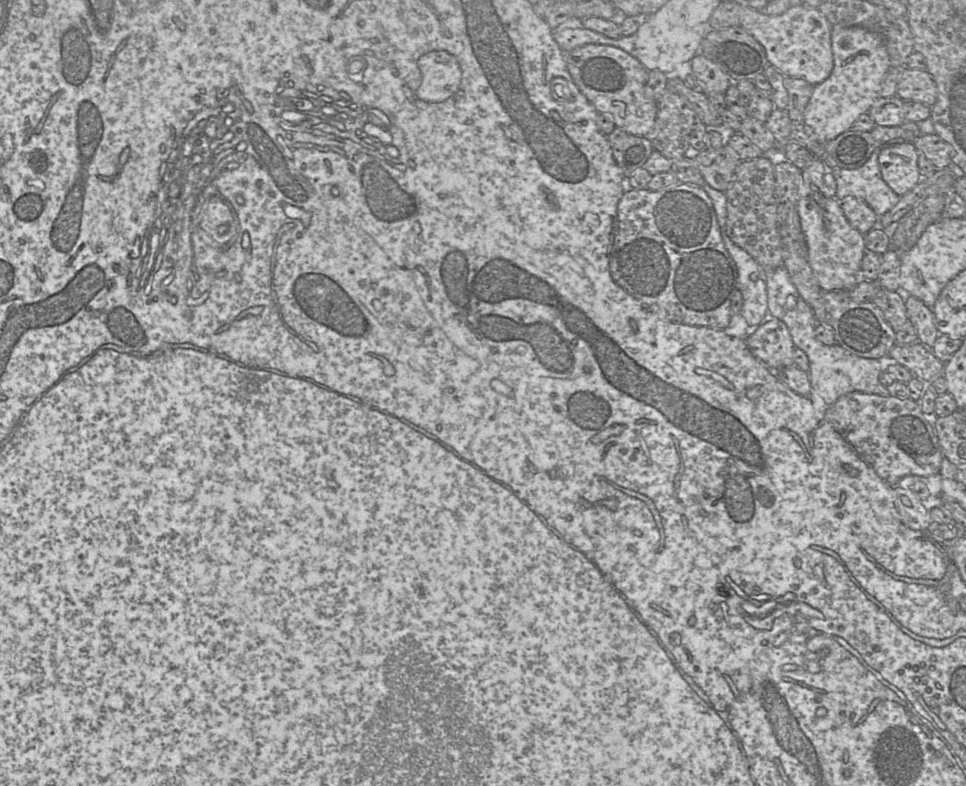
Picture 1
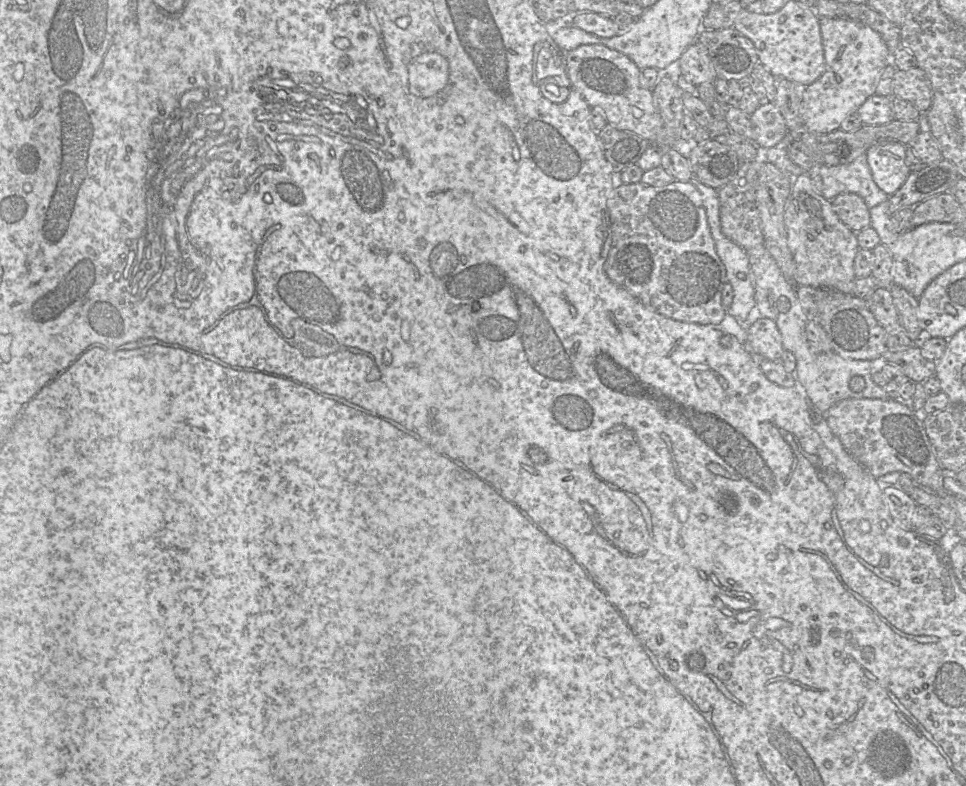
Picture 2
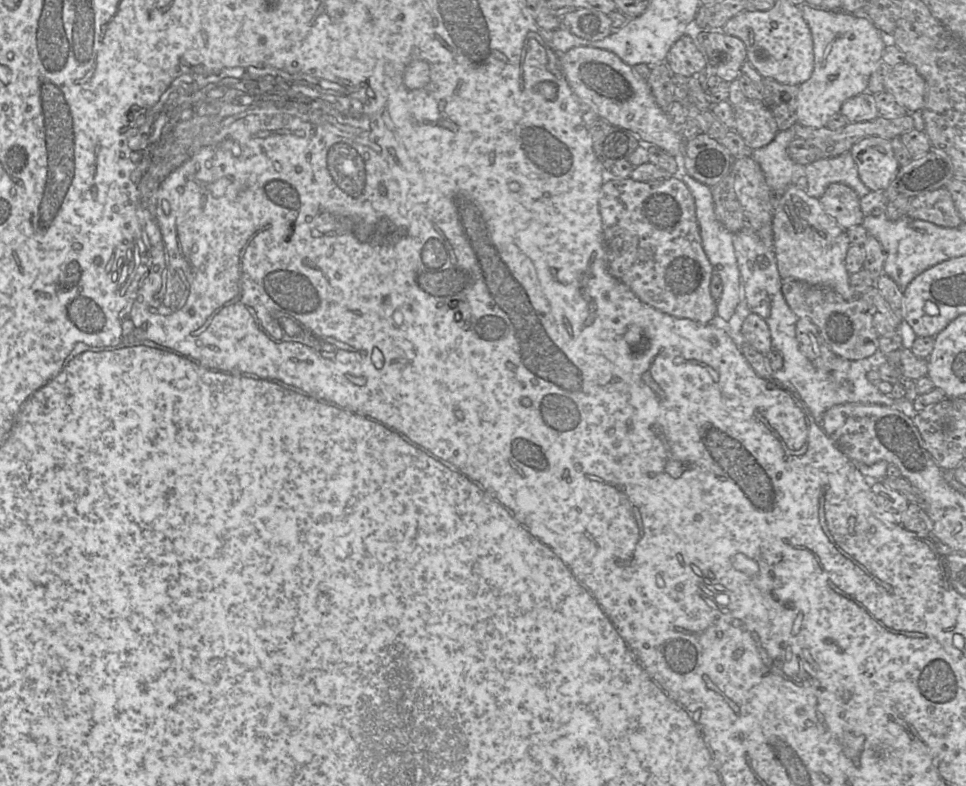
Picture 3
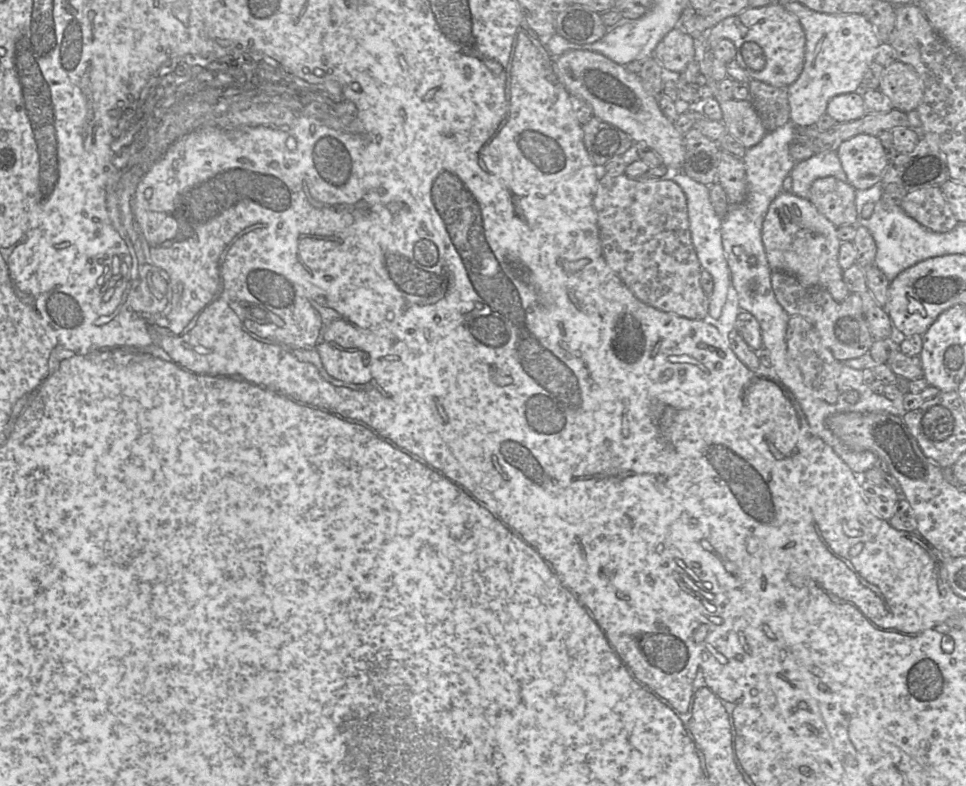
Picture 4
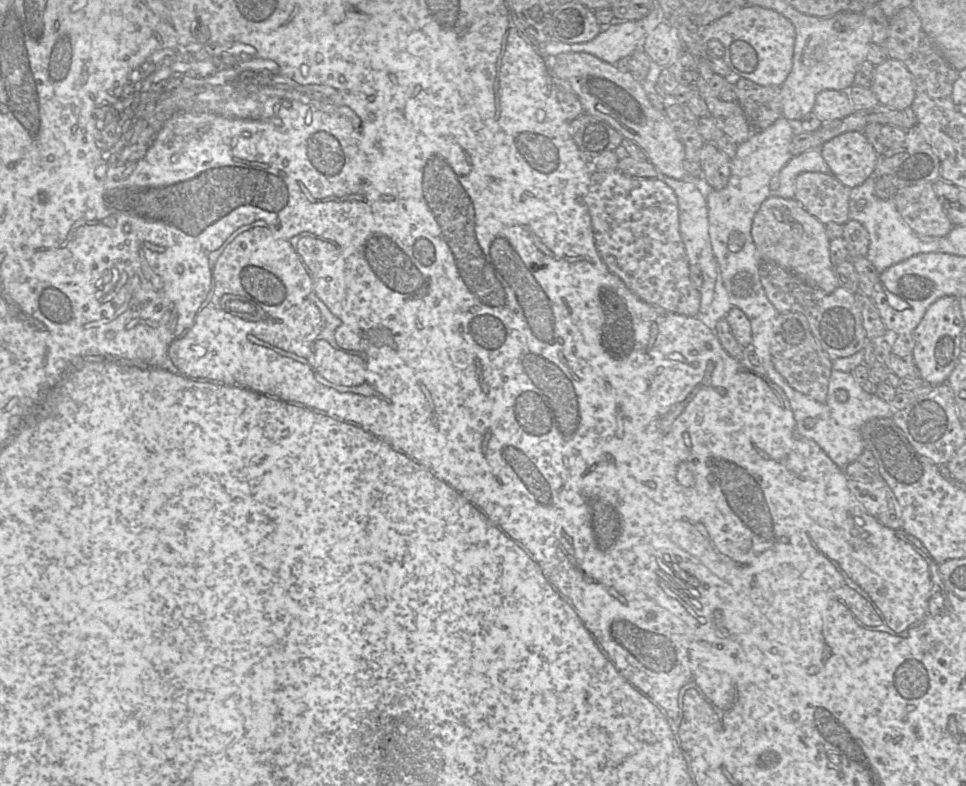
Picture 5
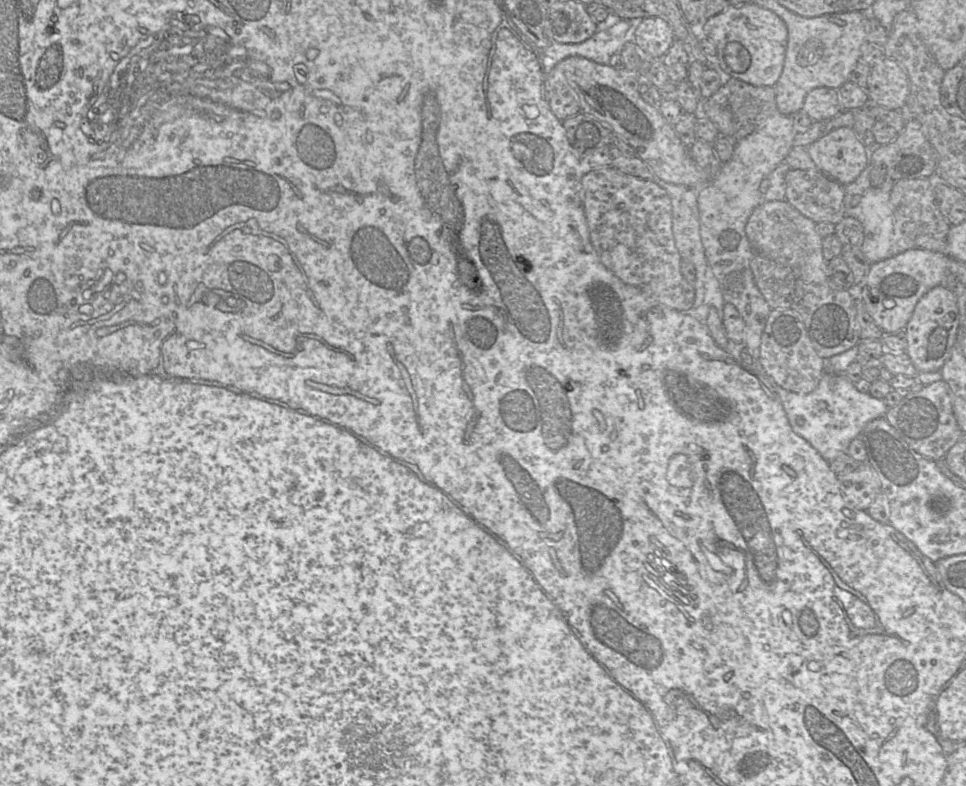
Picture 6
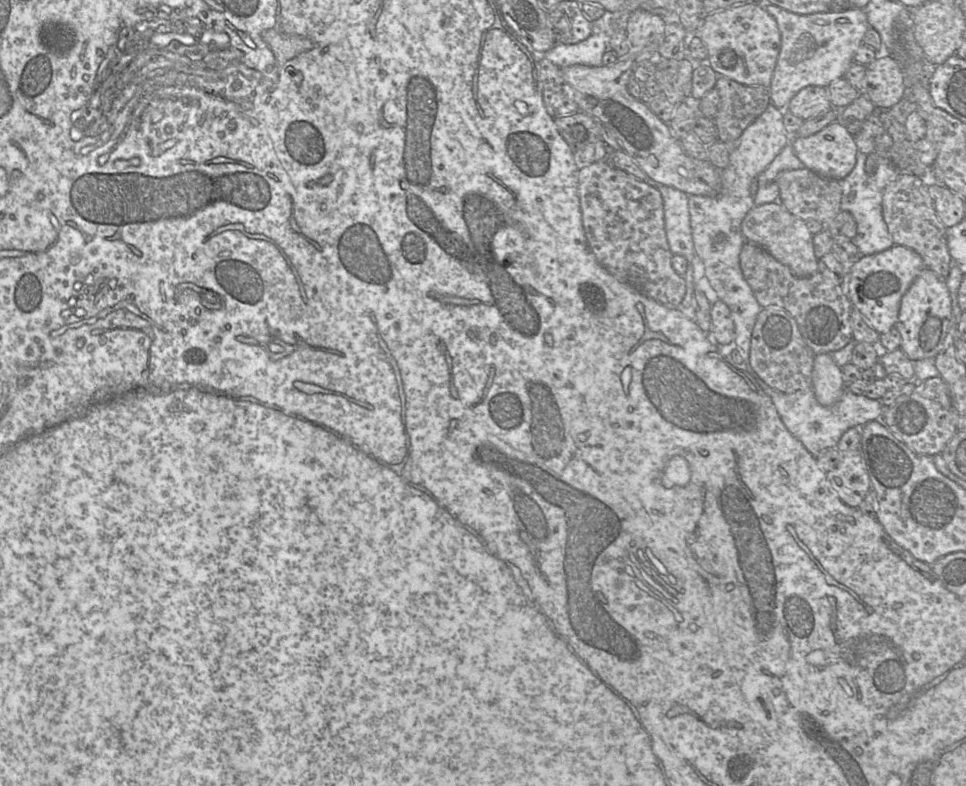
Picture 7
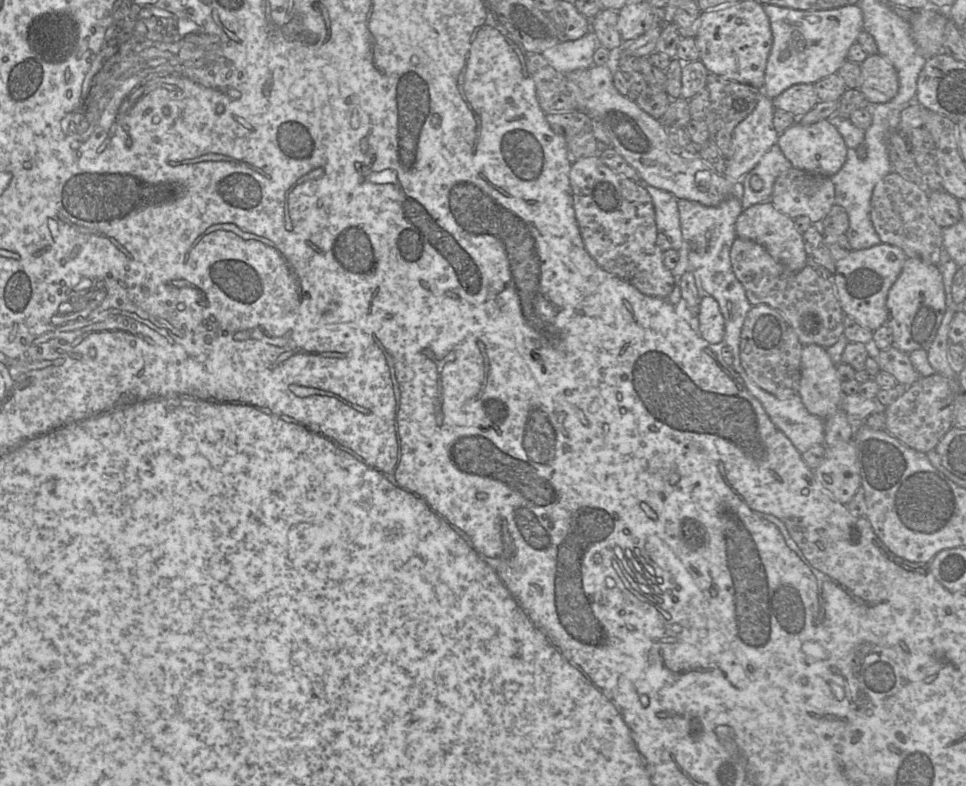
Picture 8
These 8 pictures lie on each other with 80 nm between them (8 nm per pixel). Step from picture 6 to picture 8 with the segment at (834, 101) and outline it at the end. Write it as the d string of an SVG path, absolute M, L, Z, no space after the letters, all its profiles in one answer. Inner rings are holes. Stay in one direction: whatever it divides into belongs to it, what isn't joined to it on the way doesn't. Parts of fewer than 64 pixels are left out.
M795 84L779 96L772 99L775 110L792 114L795 118L806 115L818 102L819 98L813 84Z

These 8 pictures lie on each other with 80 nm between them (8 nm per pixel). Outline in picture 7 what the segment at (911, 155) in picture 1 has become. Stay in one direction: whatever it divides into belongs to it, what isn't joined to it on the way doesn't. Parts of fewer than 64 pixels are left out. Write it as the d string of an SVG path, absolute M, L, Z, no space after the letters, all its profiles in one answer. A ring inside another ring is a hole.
M838 122L809 137L793 137L790 144L805 168L837 181L846 178L857 161L855 137Z

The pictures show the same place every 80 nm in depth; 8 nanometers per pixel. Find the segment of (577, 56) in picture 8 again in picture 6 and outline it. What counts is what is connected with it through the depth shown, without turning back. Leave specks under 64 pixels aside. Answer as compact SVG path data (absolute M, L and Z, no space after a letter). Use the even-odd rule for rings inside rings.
M643 18L622 19L607 30L596 32L581 43L554 42L542 52L555 63L570 57L581 56L596 63L607 65L610 58L620 53L624 45L634 42L635 31Z

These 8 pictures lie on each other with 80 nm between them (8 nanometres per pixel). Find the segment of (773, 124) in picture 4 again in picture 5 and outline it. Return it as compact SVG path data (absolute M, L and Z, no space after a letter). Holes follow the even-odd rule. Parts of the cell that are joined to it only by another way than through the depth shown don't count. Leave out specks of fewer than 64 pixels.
M746 78L735 82L737 100L753 131L765 130L783 117L781 88L777 85L762 86Z

